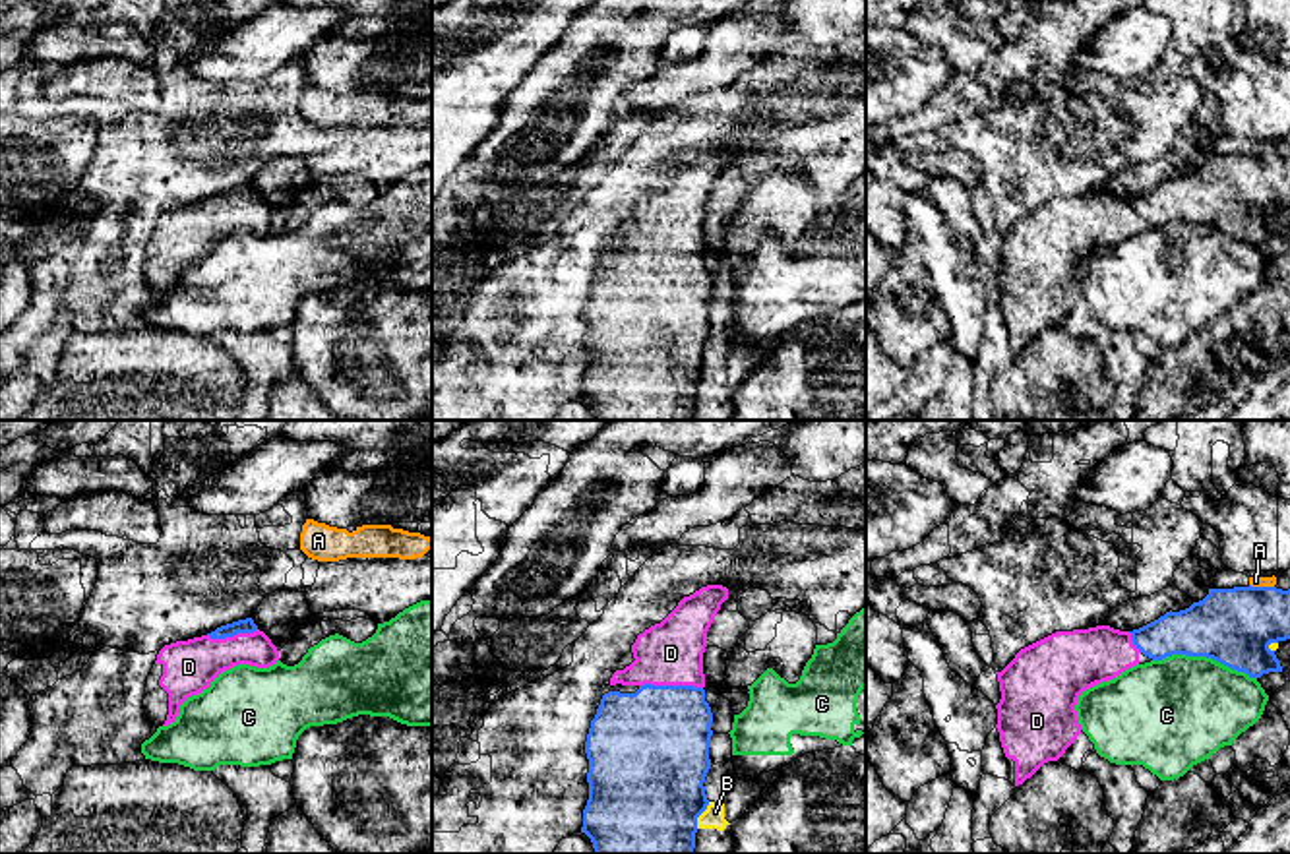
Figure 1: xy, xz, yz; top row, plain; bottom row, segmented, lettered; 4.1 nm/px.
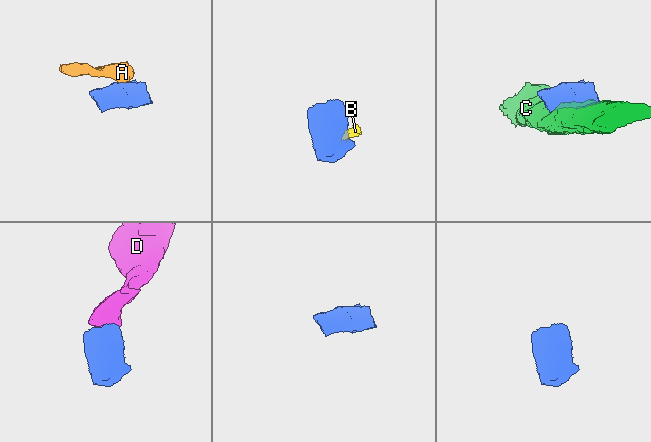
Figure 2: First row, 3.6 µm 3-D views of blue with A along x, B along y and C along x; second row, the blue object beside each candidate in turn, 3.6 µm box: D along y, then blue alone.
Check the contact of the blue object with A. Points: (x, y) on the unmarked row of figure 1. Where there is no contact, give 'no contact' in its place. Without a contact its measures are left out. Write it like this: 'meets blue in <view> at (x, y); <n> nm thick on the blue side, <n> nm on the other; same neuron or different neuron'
meets blue in yz at (1261, 153); 320 nm thick on the blue side, 50 nm on the other; different neuron

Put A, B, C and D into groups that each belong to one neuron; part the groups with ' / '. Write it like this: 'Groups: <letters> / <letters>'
Groups: A / B / C / D

